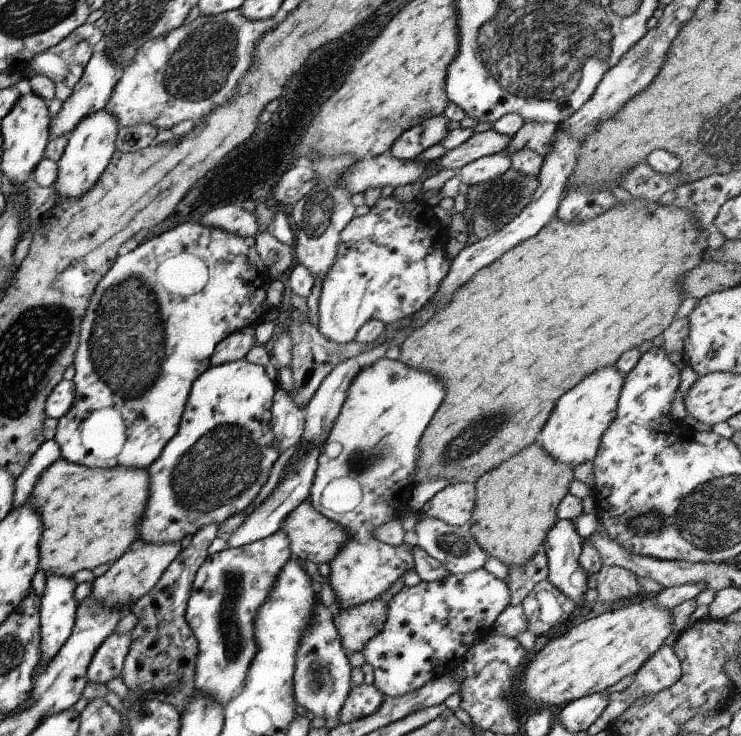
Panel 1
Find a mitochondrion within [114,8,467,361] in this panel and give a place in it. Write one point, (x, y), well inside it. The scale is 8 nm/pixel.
(199, 67)

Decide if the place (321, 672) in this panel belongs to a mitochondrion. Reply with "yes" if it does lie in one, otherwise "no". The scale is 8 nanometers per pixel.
yes

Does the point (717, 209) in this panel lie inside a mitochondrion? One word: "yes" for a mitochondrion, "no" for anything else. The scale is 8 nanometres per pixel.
no

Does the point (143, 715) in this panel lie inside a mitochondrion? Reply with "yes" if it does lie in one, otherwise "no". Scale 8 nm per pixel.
yes

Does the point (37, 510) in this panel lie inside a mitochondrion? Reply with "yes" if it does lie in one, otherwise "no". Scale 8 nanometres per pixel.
no

